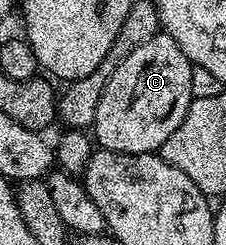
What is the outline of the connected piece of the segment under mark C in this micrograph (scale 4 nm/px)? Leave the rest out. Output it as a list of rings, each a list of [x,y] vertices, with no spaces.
[[[167,32],[156,33],[147,43],[139,43],[105,82],[91,126],[94,142],[116,153],[157,153],[175,132],[175,127],[183,123],[183,115],[187,115],[187,107],[193,102],[193,68],[179,43]]]

